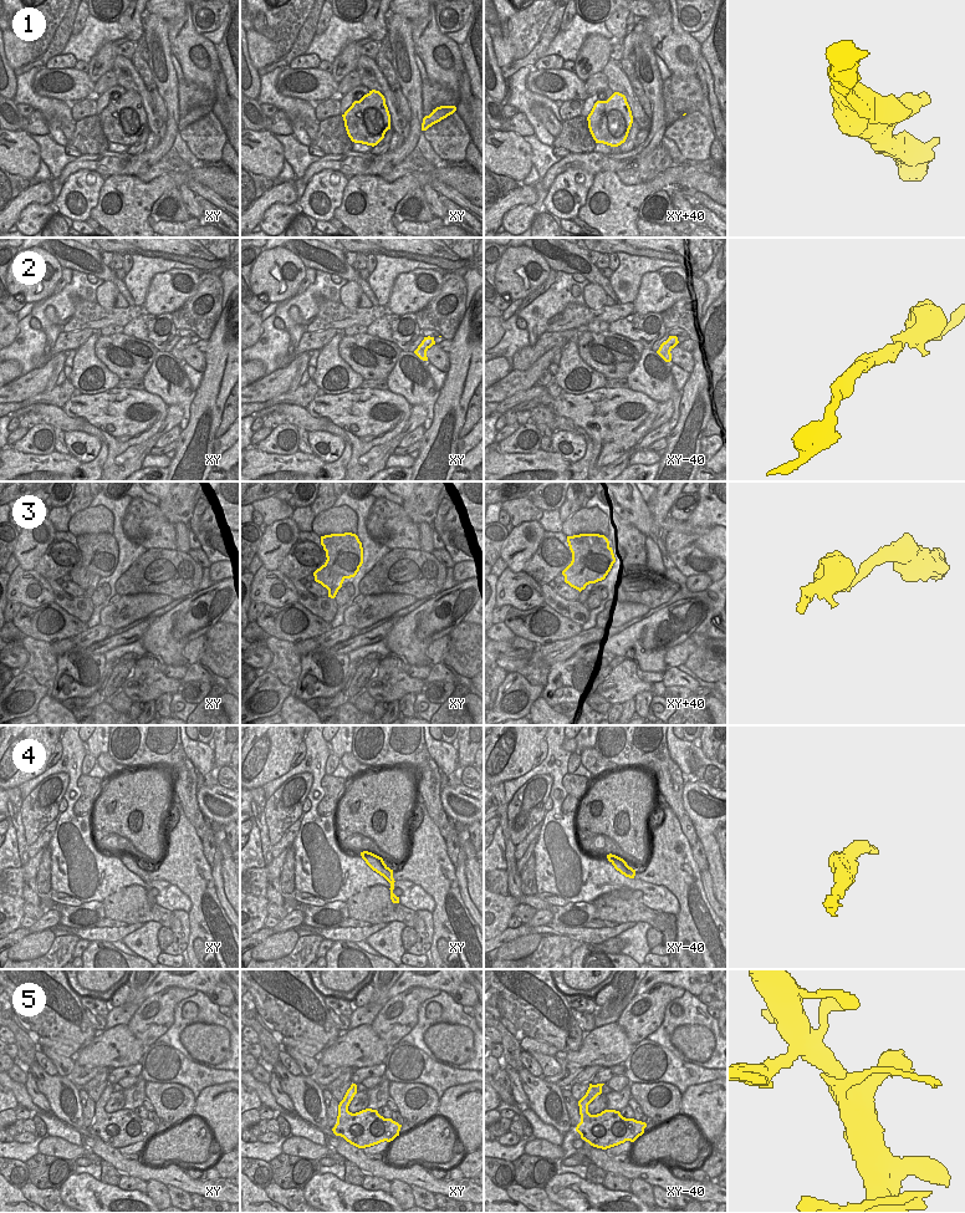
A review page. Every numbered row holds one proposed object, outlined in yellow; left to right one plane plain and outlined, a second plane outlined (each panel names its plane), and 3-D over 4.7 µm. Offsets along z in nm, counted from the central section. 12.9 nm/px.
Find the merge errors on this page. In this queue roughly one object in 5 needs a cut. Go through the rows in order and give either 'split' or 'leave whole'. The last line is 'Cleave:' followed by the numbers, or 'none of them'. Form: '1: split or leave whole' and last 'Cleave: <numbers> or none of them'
1: leave whole
2: leave whole
3: leave whole
4: leave whole
5: leave whole
Cleave: none of them

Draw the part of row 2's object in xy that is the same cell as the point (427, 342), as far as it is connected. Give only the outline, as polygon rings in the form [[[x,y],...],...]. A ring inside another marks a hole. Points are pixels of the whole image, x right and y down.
[[[424,337],[422,343],[418,346],[418,348],[414,351],[414,353],[423,361],[428,361],[427,351],[435,345],[434,337]]]

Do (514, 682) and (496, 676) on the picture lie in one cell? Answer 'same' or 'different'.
different

